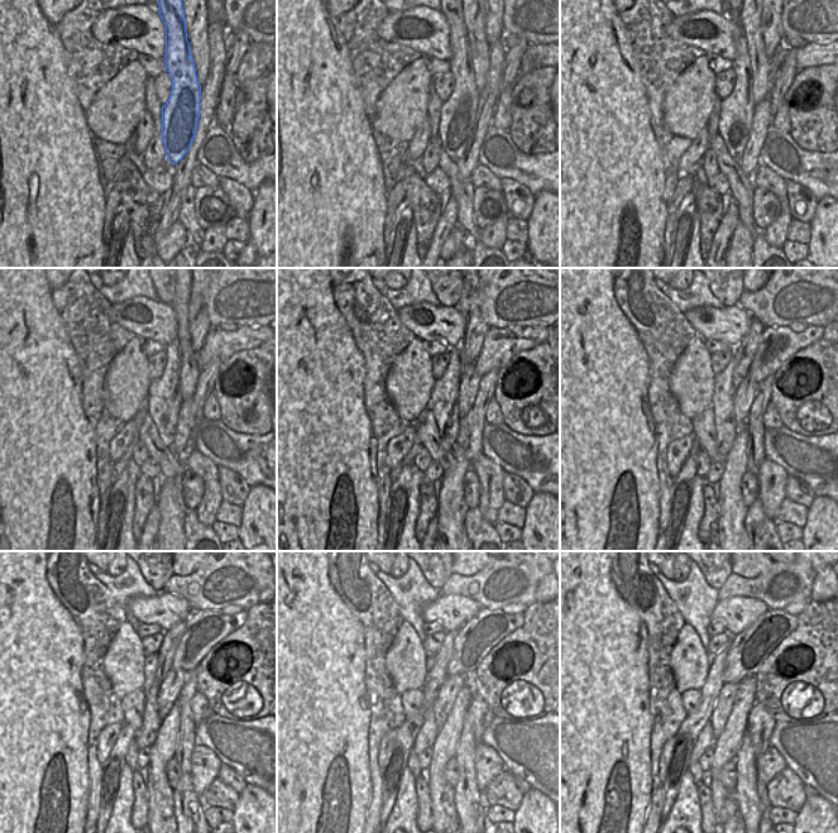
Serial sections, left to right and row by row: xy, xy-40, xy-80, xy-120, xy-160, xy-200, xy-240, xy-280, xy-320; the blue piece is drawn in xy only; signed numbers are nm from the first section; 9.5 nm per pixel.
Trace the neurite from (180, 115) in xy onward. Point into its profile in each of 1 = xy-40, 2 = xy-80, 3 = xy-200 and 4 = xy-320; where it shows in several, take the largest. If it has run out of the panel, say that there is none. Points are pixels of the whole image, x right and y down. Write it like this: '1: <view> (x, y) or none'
1: xy-40 (458, 123)
2: xy-80 (734, 125)
3: xy-200 (723, 393)
4: xy-320 (705, 740)

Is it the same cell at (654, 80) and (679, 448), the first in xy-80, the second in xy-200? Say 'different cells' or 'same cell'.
different cells

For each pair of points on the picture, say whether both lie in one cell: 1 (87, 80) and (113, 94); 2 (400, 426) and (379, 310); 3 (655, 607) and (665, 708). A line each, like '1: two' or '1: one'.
1: two
2: one
3: one

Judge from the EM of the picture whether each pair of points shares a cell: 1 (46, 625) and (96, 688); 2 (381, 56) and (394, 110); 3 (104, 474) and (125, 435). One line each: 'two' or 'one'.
1: two
2: two
3: two

